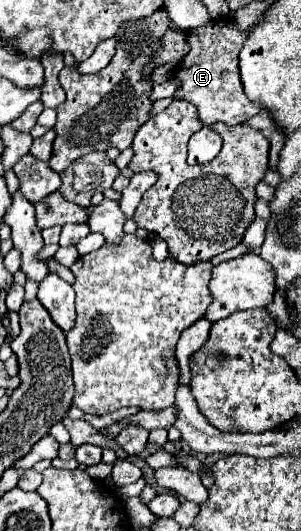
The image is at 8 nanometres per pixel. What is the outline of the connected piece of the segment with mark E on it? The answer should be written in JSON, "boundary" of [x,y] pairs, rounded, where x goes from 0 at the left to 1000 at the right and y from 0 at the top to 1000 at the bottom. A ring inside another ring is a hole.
{"boundary":[[[774,32],[708,36],[674,51],[615,58],[628,100],[581,126],[575,149],[595,153],[595,168],[575,175],[575,186],[615,186],[641,194],[661,209],[661,224],[681,235],[728,228],[748,235],[794,235],[867,209],[807,175],[807,156],[794,145],[794,96],[821,77],[827,58],[834,51],[801,58]]]}

